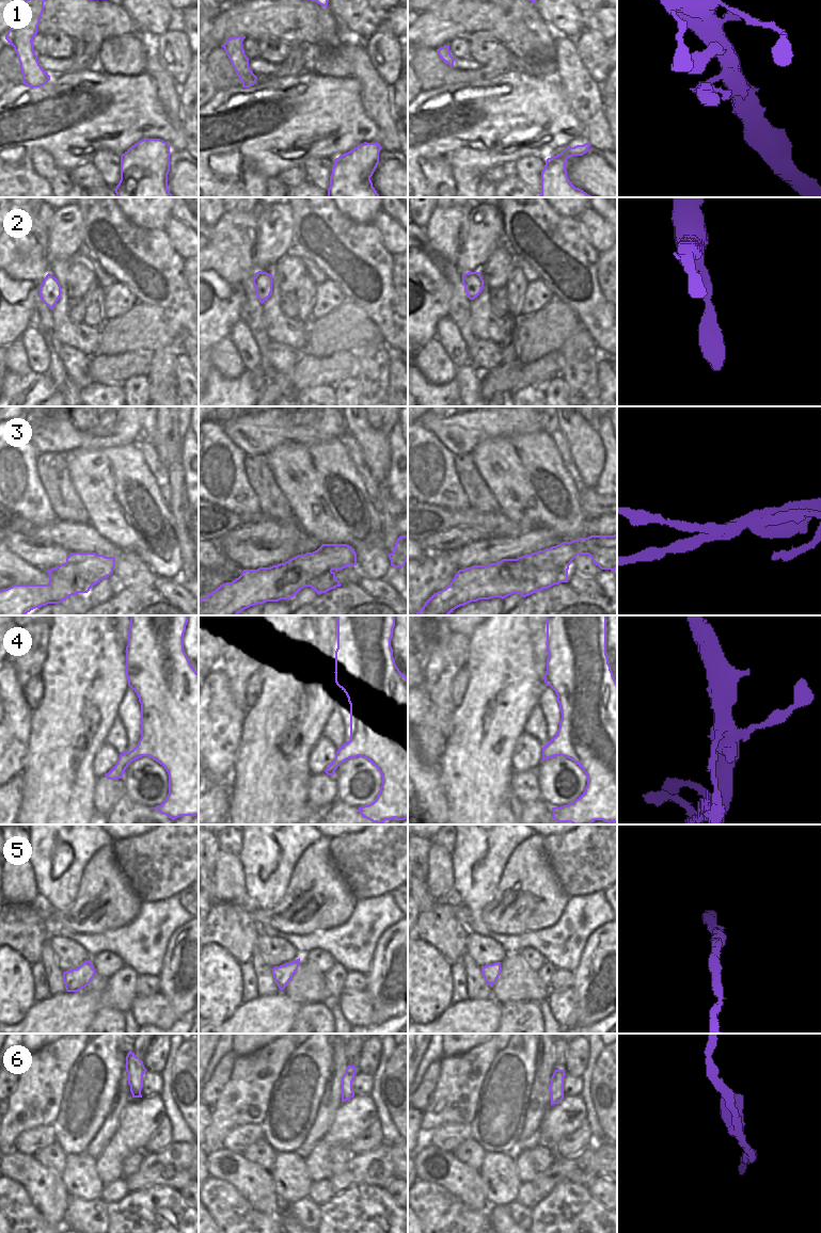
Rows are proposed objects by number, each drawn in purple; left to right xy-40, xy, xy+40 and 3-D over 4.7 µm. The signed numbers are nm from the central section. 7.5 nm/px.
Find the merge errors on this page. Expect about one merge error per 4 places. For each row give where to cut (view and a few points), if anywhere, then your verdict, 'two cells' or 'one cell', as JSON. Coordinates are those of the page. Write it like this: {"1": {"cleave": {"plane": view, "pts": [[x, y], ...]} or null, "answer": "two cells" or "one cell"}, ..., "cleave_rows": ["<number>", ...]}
{"1": {"cleave": {"plane": "xy", "pts": [[240, 36], [240, 41], [235, 47], [223, 47]]}, "answer": "two cells"}, "2": {"cleave": null, "answer": "one cell"}, "3": {"cleave": {"plane": "xy", "pts": [[278, 564], [286, 564], [314, 576], [331, 571]]}, "answer": "two cells"}, "4": {"cleave": {"plane": "xy-40", "pts": [[129, 752], [130, 762]]}, "answer": "two cells"}, "5": {"cleave": null, "answer": "one cell"}, "6": {"cleave": null, "answer": "one cell"}, "cleave_rows": ["1", "3", "4"]}

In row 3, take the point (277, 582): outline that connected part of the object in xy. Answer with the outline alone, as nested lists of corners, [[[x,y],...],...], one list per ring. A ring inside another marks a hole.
[[[279,564],[243,570],[238,578],[221,585],[201,598],[199,615],[238,615],[257,604],[289,601],[304,587],[311,587],[319,595],[341,586],[332,571],[314,577]]]

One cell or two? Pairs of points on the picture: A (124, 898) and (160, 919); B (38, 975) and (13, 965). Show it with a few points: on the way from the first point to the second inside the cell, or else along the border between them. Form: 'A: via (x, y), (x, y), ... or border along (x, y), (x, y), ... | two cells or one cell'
A: border along (142, 902), (139, 913), (131, 921), (122, 925) | two cells
B: border along (30, 964), (34, 989), (33, 996) | two cells

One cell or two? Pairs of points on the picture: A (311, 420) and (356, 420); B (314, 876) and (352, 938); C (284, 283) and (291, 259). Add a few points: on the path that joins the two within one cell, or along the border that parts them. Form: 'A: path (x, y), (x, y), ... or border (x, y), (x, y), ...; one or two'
A: border (343, 417), (346, 423), (346, 432); two
B: border (356, 901), (352, 913), (341, 925), (319, 930); two
C: path (286, 277), (286, 272), (291, 265); one

